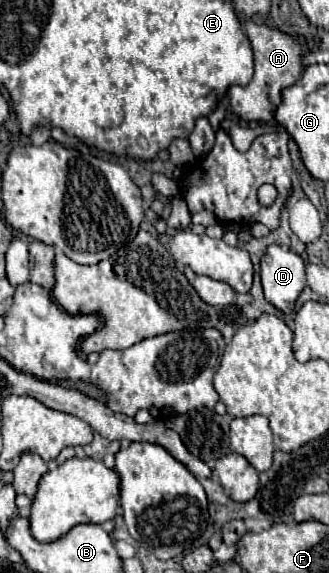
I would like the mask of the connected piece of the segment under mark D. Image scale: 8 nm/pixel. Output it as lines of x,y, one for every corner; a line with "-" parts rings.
277,249
277,253
263,255
261,259
261,283
265,299
281,309
285,315
293,313
295,301
305,289
305,263
289,251

